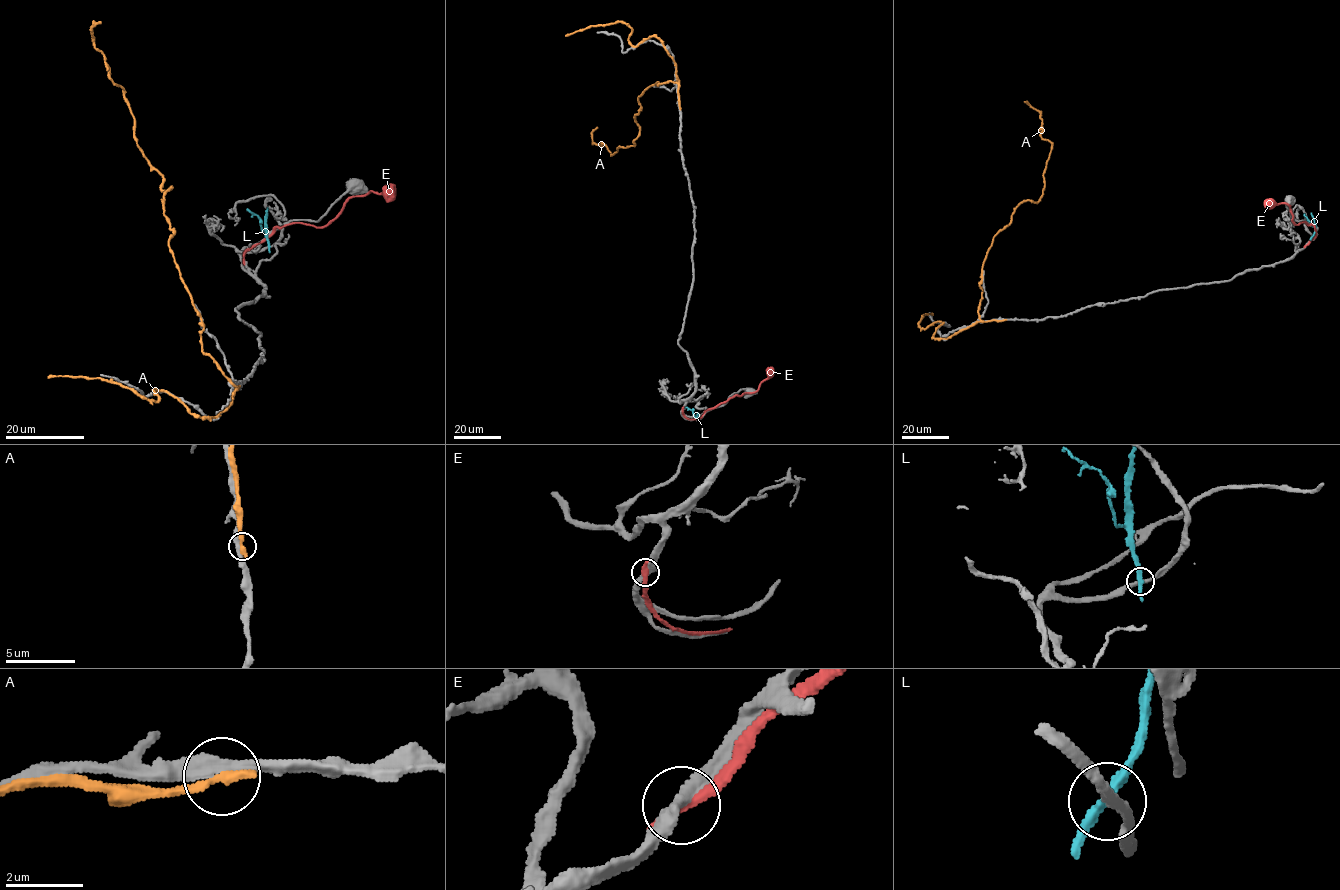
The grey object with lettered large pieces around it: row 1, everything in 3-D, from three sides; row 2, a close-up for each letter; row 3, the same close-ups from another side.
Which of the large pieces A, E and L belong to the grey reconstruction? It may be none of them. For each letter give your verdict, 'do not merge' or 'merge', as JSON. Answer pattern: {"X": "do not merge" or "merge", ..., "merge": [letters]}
{"A": "do not merge", "E": "do not merge", "L": "do not merge", "merge": []}

